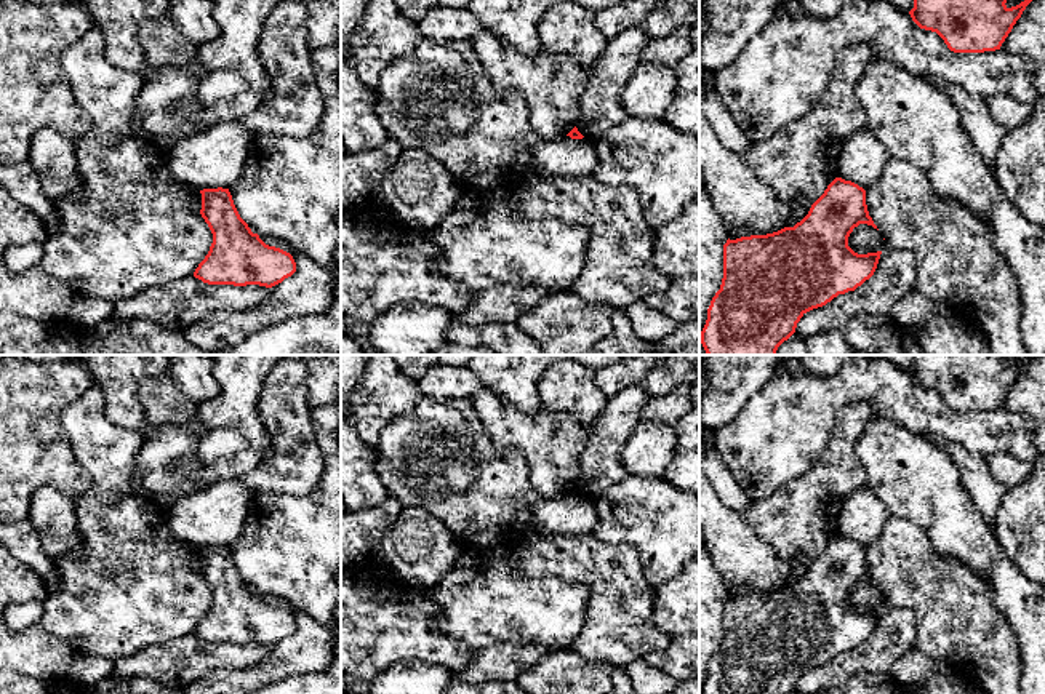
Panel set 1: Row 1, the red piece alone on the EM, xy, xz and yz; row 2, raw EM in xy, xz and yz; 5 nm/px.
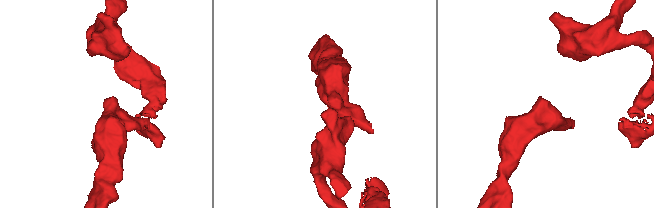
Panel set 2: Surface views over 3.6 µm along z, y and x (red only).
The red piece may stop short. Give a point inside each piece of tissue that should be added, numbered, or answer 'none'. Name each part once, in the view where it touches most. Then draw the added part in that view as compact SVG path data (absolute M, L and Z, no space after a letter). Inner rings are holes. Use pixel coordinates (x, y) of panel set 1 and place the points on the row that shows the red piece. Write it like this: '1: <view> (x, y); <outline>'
1: xy (213, 157); M222 120L186 136L166 154L171 174L192 190L229 189L240 176L253 141L240 120Z

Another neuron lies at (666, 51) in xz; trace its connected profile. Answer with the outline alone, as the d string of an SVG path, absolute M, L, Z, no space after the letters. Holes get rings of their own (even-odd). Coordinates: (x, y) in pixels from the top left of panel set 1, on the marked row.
M688 29L671 32L667 37L650 40L645 46L640 62L658 67L674 67L693 50L693 42Z

